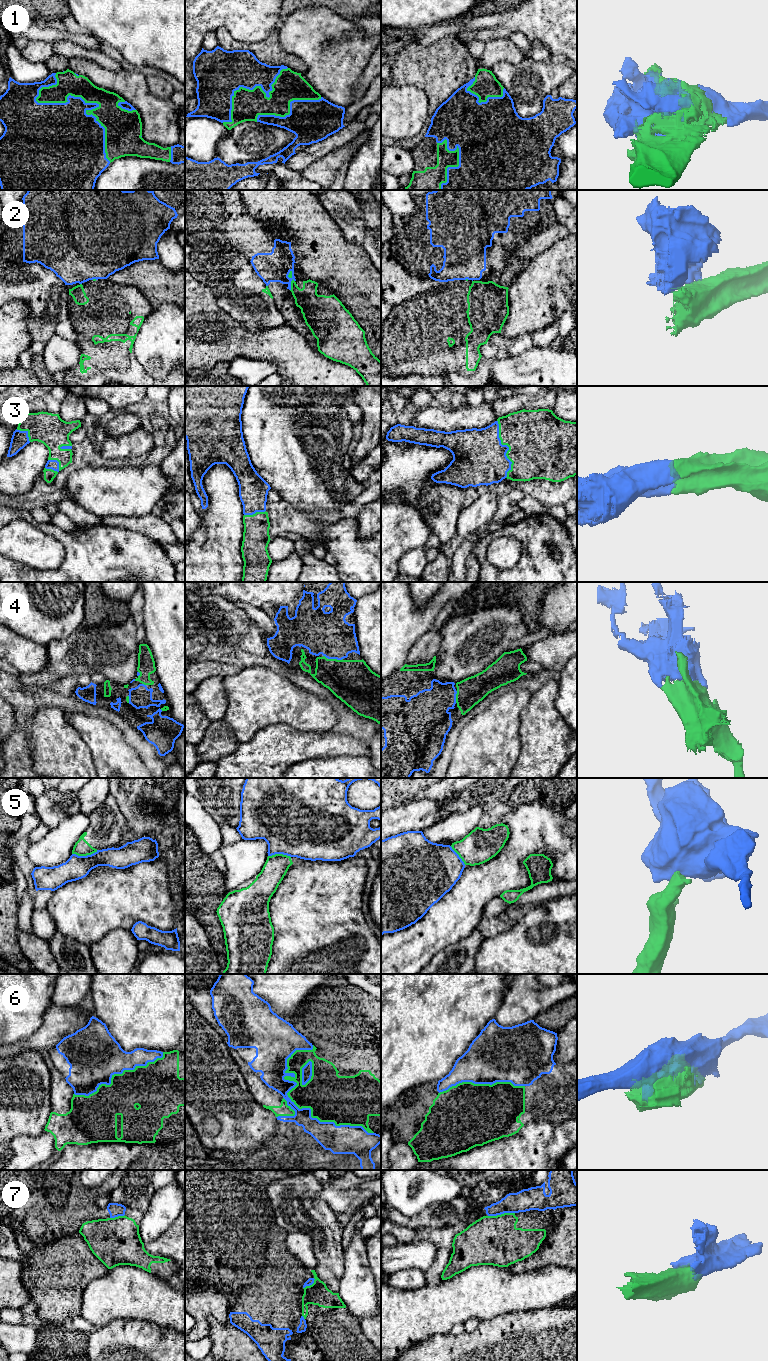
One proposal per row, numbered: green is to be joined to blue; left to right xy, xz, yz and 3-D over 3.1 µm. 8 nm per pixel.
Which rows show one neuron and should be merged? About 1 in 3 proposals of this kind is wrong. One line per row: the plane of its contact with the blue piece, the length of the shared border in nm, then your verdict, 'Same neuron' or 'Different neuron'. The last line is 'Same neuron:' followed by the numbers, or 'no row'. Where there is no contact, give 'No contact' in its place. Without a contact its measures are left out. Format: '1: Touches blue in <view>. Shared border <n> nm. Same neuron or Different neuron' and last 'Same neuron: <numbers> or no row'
1: Touches blue in xy. Shared border 850 nm. Same neuron
2: Touches blue in xz. Shared border 170 nm. Different neuron
3: Touches blue in yz. Shared border 460 nm. Same neuron
4: Touches blue in xz. Shared border 120 nm. Same neuron
5: Touches blue in xy. Shared border 220 nm. Different neuron
6: Touches blue in xz. Shared border 900 nm. Different neuron
7: Touches blue in yz. Shared border 220 nm. Different neuron
Same neuron: 1, 3, 4

